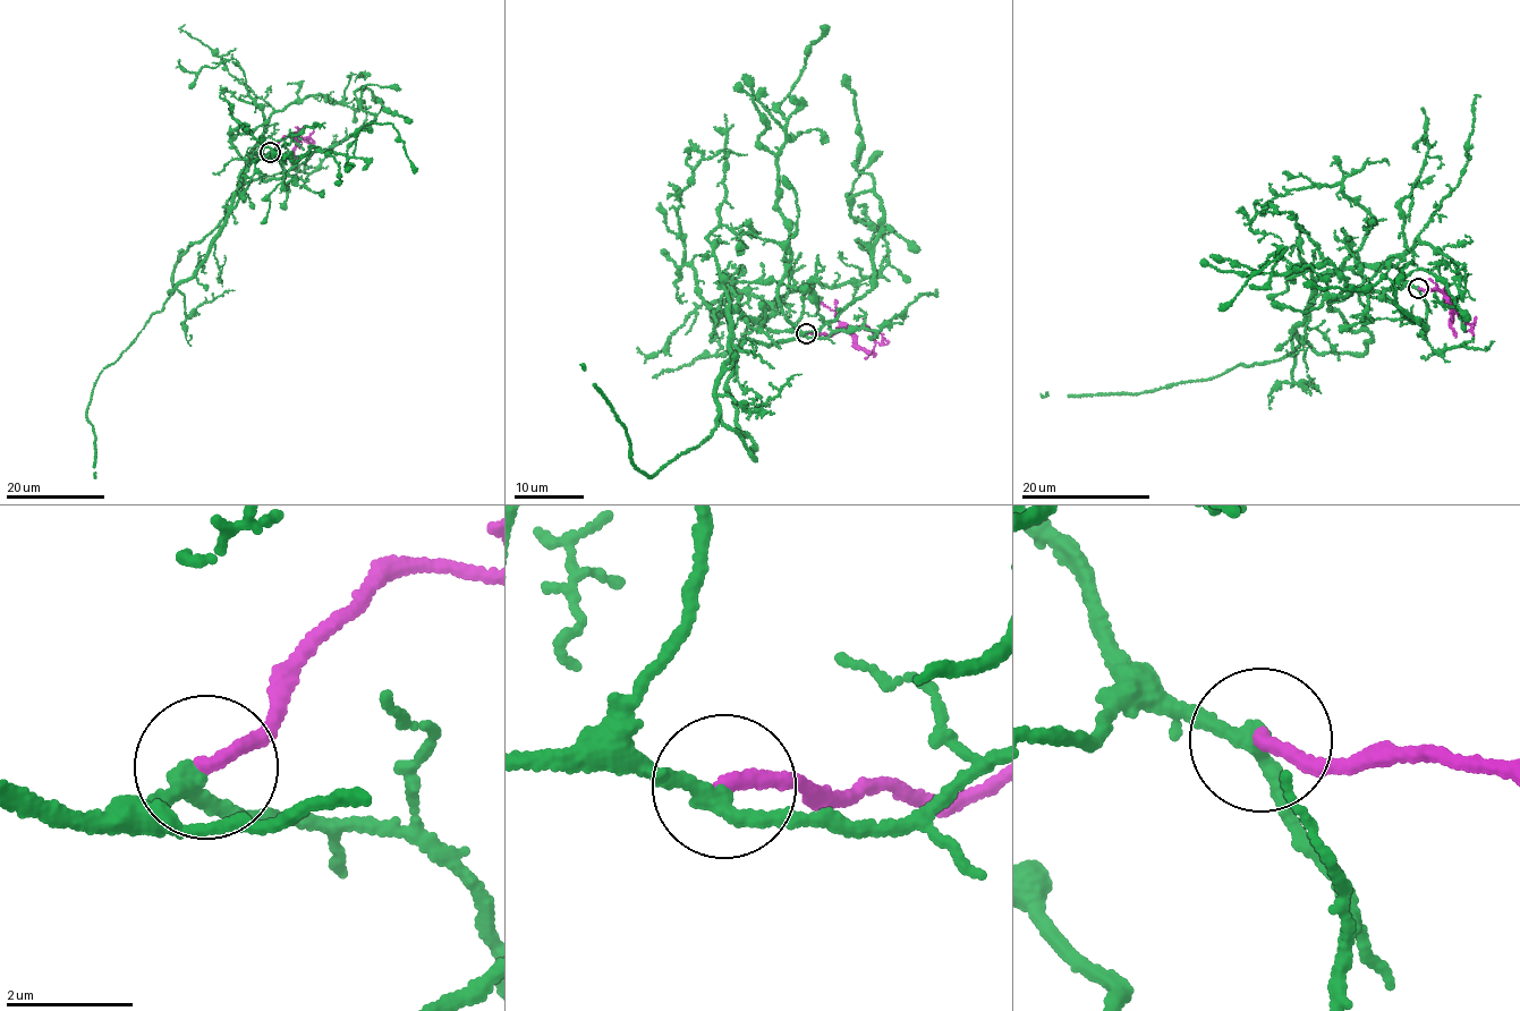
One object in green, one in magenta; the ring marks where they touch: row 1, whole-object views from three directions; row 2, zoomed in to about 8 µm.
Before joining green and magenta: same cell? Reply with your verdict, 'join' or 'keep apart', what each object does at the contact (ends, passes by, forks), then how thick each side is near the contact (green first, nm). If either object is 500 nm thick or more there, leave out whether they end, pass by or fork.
join; green passes by; magenta ends; calibres 240 and 240 nm

